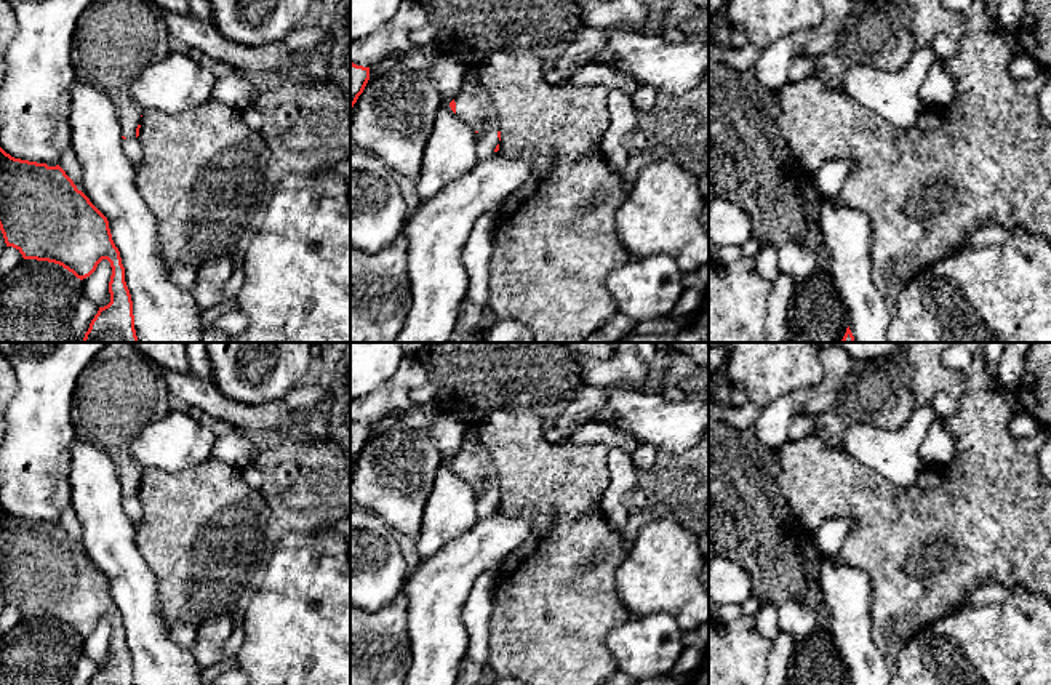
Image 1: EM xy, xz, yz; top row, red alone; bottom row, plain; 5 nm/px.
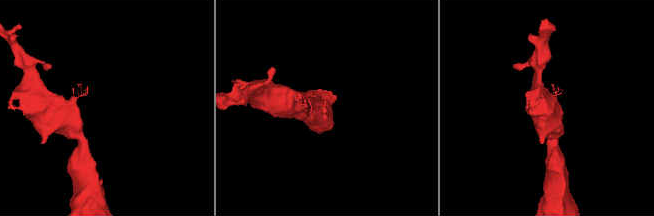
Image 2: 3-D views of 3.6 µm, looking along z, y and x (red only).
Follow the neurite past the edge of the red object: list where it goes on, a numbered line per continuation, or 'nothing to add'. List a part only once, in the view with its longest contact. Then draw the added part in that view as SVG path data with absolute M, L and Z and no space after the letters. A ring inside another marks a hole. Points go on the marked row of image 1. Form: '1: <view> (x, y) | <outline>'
1: xy (115, 40) | M93 0L77 22L70 61L78 80L88 80L112 101L122 136L136 138L142 109L130 93L133 80L171 54L163 10L150 0Z

